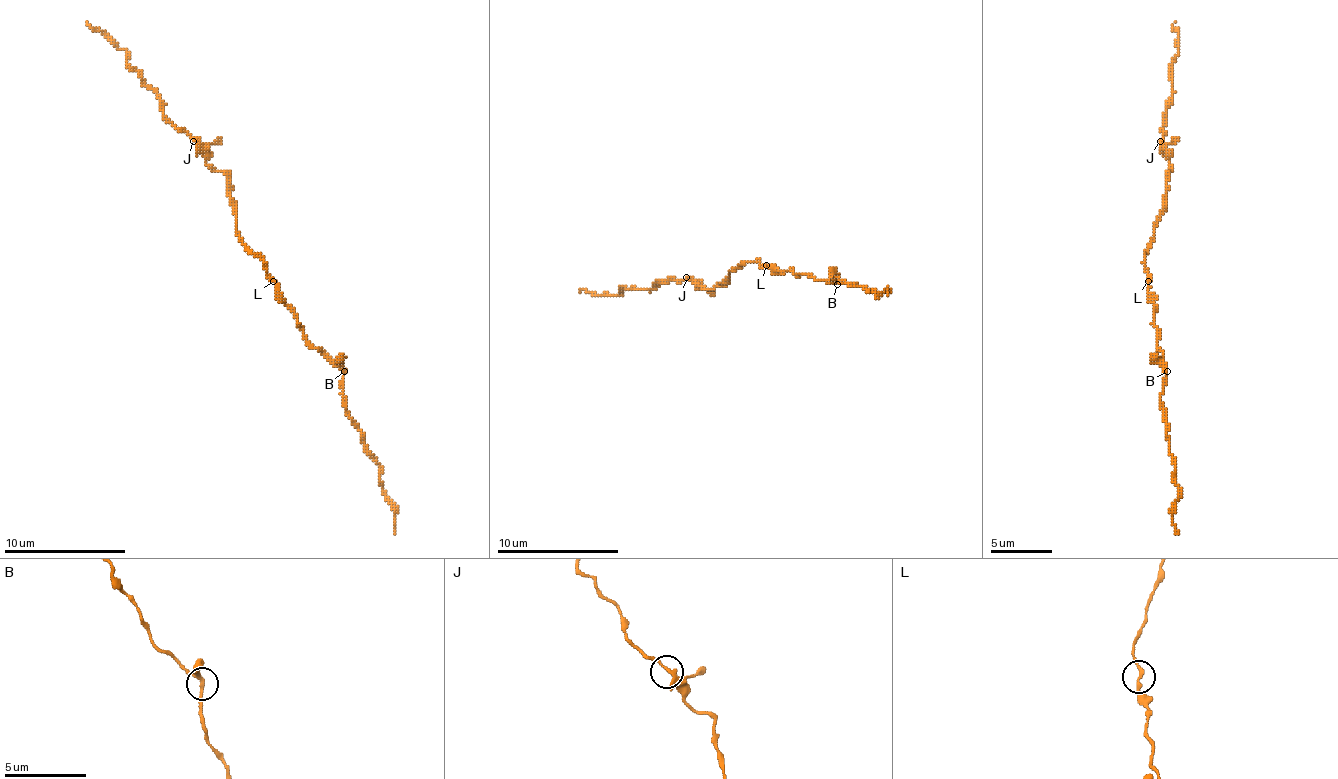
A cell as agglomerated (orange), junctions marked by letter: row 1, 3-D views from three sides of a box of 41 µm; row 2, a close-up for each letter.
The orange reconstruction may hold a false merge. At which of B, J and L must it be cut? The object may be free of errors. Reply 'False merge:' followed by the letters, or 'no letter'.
False merge: no letter

